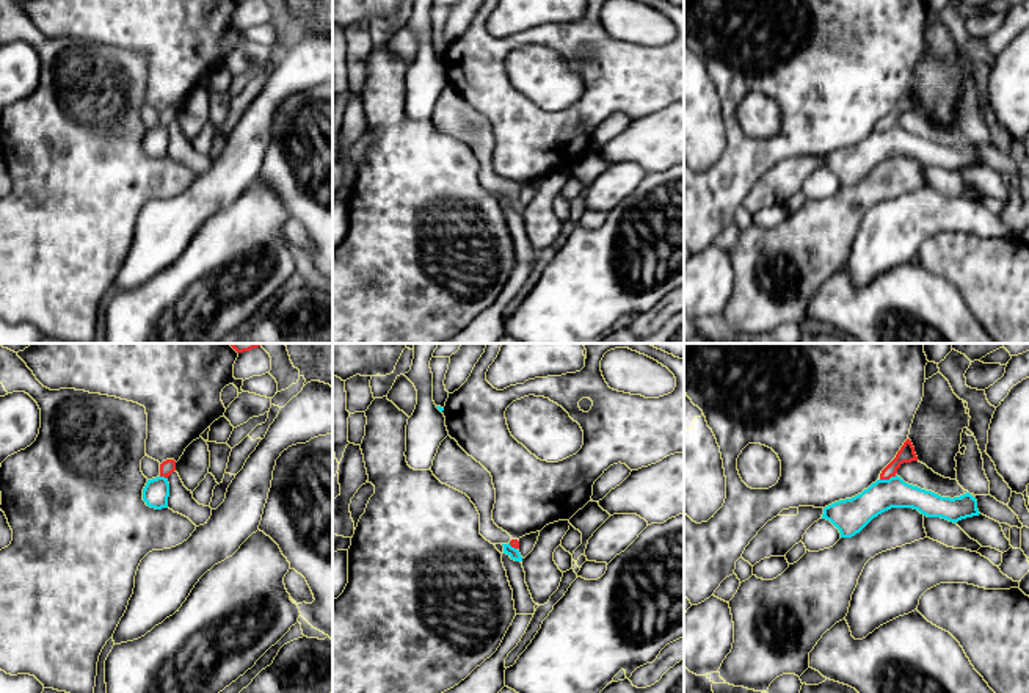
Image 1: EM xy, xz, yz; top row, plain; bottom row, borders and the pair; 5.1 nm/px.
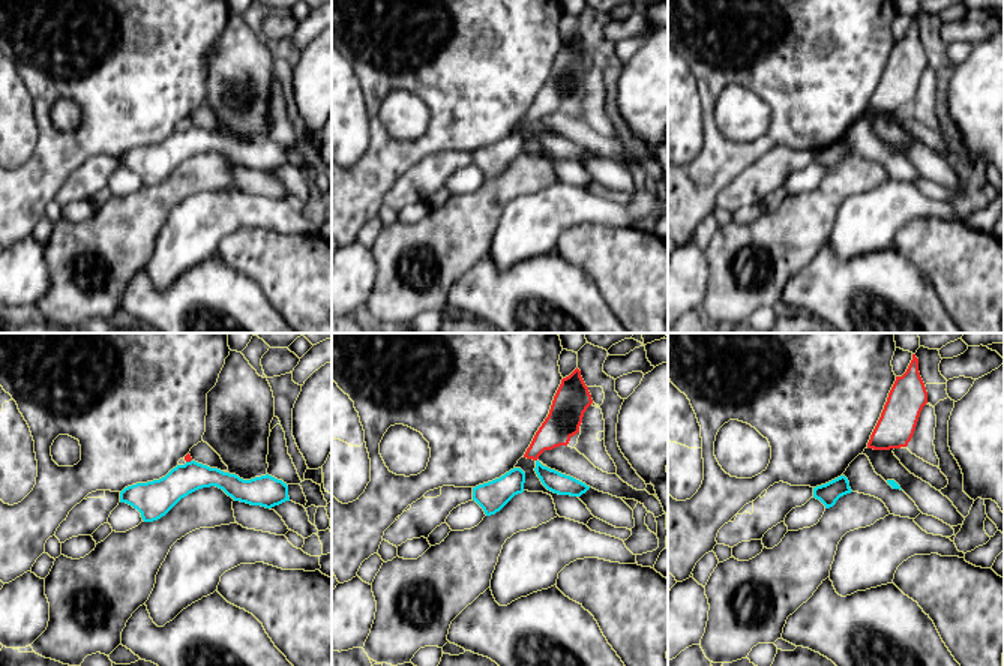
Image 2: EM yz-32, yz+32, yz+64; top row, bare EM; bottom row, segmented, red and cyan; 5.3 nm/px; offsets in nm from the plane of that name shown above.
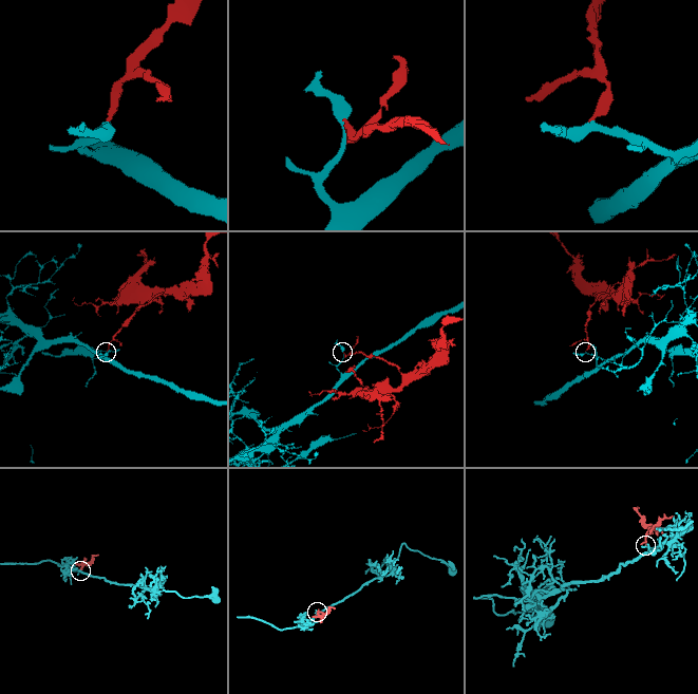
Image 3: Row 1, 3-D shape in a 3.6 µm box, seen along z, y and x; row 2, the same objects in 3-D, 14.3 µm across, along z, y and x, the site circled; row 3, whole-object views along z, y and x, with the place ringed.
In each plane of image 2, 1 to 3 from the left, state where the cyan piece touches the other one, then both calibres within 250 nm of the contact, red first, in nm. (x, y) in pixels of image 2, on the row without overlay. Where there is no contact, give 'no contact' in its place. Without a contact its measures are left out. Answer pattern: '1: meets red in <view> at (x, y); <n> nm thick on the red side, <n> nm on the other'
1: meets red in yz-32 at (188, 125); 40 nm thick on the red side, 190 nm on the other
2: no contact
3: no contact

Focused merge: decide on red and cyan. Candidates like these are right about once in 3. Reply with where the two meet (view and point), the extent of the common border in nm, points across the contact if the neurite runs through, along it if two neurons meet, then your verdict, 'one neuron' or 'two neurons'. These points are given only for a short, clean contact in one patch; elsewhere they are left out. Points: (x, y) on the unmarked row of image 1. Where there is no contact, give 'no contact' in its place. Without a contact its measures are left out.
contact yz (888, 127); length 90 nm; border yz (896, 124), (880, 129); two neurons

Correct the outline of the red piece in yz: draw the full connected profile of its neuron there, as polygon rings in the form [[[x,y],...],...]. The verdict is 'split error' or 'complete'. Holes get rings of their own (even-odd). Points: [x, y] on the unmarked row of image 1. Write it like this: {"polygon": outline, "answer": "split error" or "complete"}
{"polygon": [[[910,88],[904,91],[900,99],[897,100],[896,107],[882,119],[880,129],[889,129],[891,125],[896,125],[897,118],[904,111],[918,110],[918,105],[914,102],[914,96]]], "answer": "complete"}

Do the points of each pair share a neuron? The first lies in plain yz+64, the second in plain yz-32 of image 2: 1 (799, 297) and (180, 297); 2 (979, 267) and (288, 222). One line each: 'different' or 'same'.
1: same
2: different

